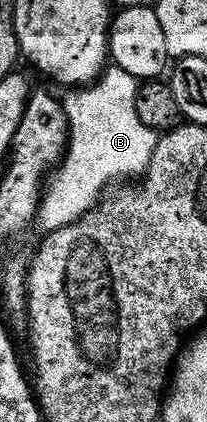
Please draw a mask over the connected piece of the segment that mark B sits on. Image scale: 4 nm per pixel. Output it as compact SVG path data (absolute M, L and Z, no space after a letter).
M110 65L89 85L67 90L70 92L67 93L66 99L61 100L61 105L66 114L68 142L56 170L45 184L44 194L38 204L36 214L38 223L50 223L46 225L70 223L73 219L80 218L85 211L89 211L98 202L104 189L113 184L110 183L113 179L122 179L125 175L138 177L145 171L150 164L154 147L158 143L158 135L152 128L144 125L136 115L134 98L139 84L139 80L124 73L124 69Z

